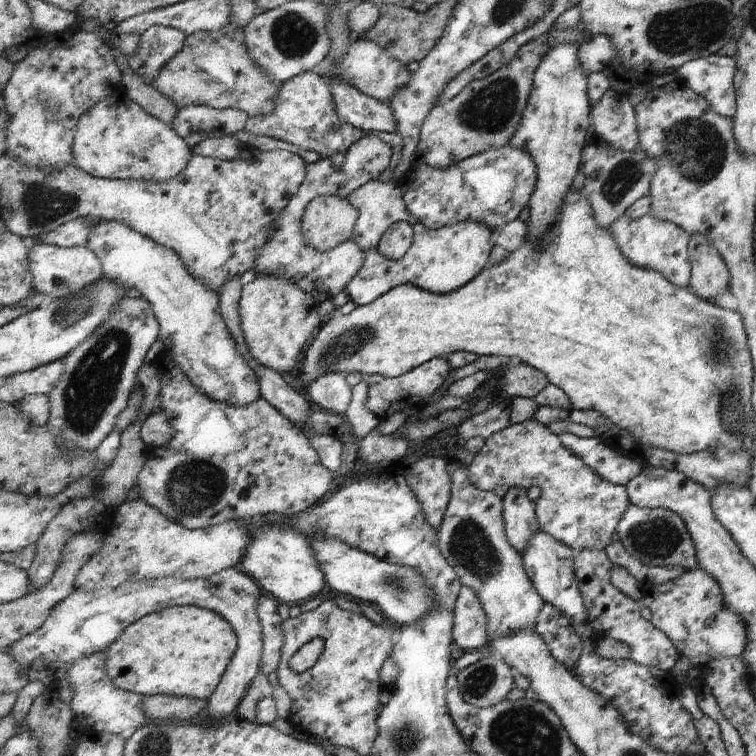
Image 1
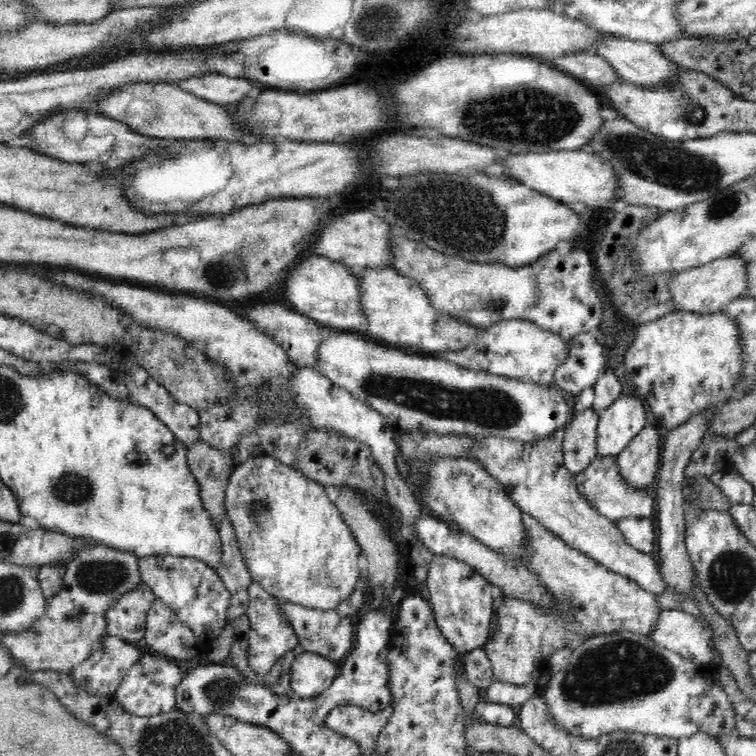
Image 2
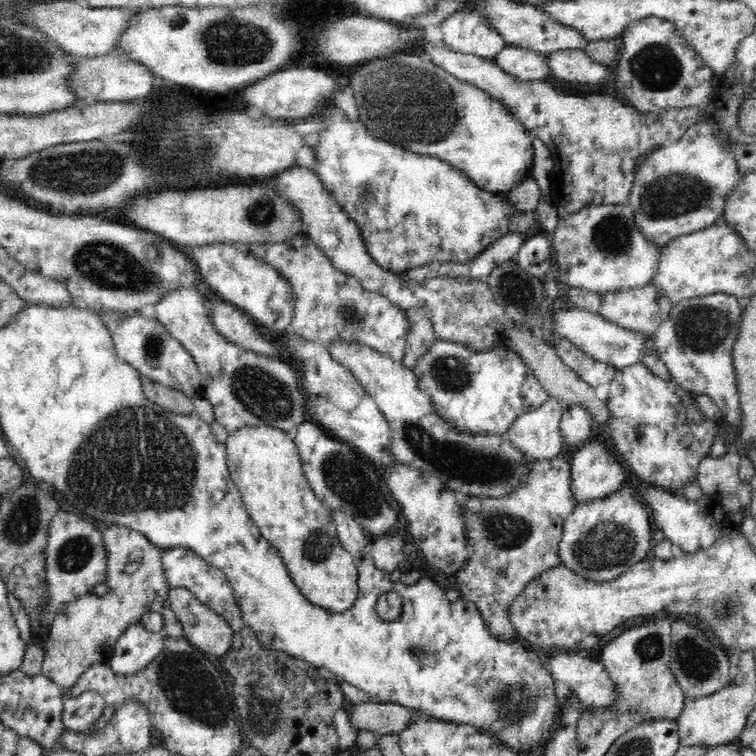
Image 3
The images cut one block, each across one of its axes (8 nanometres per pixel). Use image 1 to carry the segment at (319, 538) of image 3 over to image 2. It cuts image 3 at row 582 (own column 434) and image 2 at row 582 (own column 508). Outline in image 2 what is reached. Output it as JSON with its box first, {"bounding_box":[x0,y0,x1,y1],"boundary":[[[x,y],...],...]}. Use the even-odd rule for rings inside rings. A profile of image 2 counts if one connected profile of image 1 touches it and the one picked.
{"bounding_box":[225,455,361,610],"boundary":[[[270,455],[235,463],[227,478],[225,510],[236,529],[251,580],[282,602],[307,609],[334,610],[354,593],[360,578],[358,563],[361,546],[336,504],[328,499],[324,487],[308,479],[302,471]]]}

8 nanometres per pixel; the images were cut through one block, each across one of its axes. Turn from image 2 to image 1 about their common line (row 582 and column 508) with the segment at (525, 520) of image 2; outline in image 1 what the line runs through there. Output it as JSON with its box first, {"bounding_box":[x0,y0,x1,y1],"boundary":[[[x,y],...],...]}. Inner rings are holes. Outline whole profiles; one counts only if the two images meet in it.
{"bounding_box":[438,450,545,644],"boundary":[[[461,450],[449,452],[450,471],[452,472],[452,498],[448,505],[444,522],[438,530],[440,550],[450,566],[457,572],[463,586],[470,587],[481,602],[488,617],[489,644],[503,637],[510,637],[525,629],[535,629],[540,618],[541,609],[545,606],[544,598],[539,594],[536,586],[525,570],[524,558],[514,549],[506,533],[504,517],[504,499],[494,491],[480,490],[469,479],[469,470],[474,456]]]}

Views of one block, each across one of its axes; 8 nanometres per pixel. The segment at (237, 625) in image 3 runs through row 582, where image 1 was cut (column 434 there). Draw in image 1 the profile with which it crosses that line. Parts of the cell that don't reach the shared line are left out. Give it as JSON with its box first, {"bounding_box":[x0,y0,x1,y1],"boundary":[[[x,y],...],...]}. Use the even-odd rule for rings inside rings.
{"bounding_box":[399,144,538,233],"boundary":[[[510,144],[470,157],[447,169],[435,169],[420,164],[417,167],[417,169],[405,173],[405,180],[400,181],[399,184],[404,192],[404,200],[409,212],[431,230],[470,221],[482,223],[495,233],[506,224],[516,221],[528,208],[538,181],[538,168],[532,155],[526,150],[512,147]]]}

